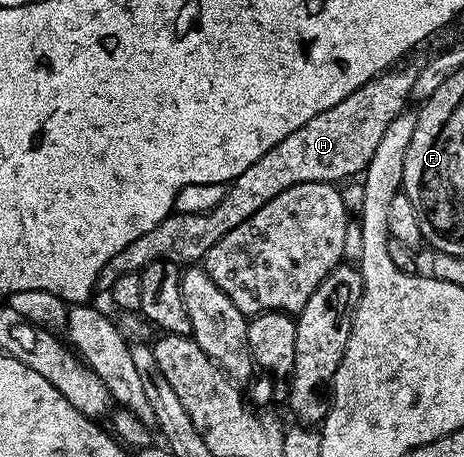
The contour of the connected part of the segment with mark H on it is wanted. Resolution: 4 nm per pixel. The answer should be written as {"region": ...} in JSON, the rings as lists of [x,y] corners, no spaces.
{"region":[[[395,66],[385,72],[379,72],[368,82],[364,82],[364,86],[360,86],[360,90],[348,94],[348,98],[344,98],[344,102],[336,102],[336,106],[324,110],[324,114],[316,114],[316,118],[308,118],[308,122],[304,122],[304,126],[300,130],[292,130],[292,134],[288,134],[288,138],[284,138],[284,142],[276,142],[276,146],[272,146],[272,150],[268,150],[268,154],[264,154],[264,158],[252,162],[252,166],[248,166],[248,170],[244,170],[244,174],[240,174],[237,180],[223,191],[220,202],[216,206],[209,208],[206,212],[175,210],[164,218],[164,222],[160,222],[160,226],[152,226],[152,230],[148,230],[148,234],[140,234],[140,238],[136,238],[136,242],[128,242],[128,246],[124,246],[124,250],[120,250],[120,254],[108,258],[104,270],[100,270],[97,291],[102,294],[109,293],[112,282],[116,282],[116,278],[121,278],[123,274],[141,272],[152,262],[167,260],[179,266],[194,266],[205,261],[208,250],[212,250],[212,246],[216,246],[216,242],[220,242],[220,238],[224,238],[224,234],[228,234],[228,230],[236,230],[236,226],[240,226],[240,222],[248,222],[248,218],[252,218],[252,214],[256,214],[256,210],[260,210],[260,206],[268,206],[268,202],[272,202],[272,198],[276,198],[276,194],[280,194],[292,186],[304,182],[324,182],[337,185],[338,180],[346,182],[351,178],[361,177],[366,171],[368,162],[372,162],[372,154],[376,154],[376,146],[379,144],[380,138],[384,138],[388,126],[392,126],[392,122],[396,122],[396,118],[401,112],[407,111],[409,104],[406,103],[411,103],[413,84],[417,80],[419,69],[402,67]]]}

